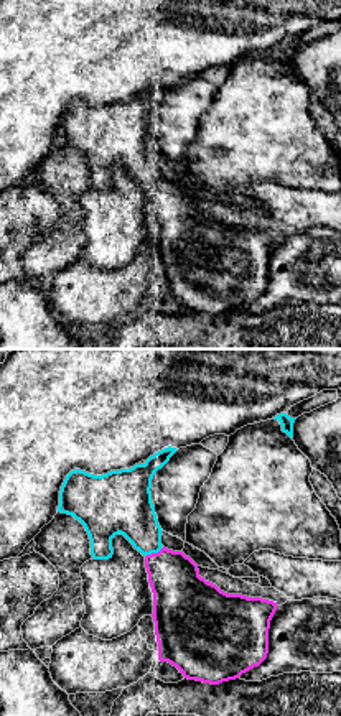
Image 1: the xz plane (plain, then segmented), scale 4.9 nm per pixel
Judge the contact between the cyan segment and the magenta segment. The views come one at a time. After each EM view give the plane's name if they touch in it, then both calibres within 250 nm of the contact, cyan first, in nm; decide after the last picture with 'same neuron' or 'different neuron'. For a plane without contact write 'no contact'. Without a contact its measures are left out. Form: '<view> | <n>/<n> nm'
xz | 260/280 nm

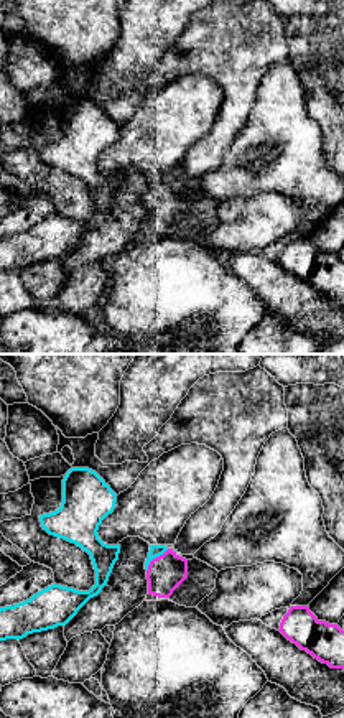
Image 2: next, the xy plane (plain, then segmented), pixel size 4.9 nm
xy | 60/180 nm

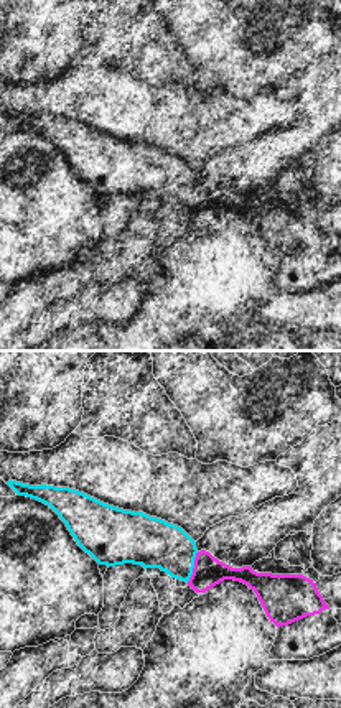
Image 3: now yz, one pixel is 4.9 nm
yz | 240/150 nm

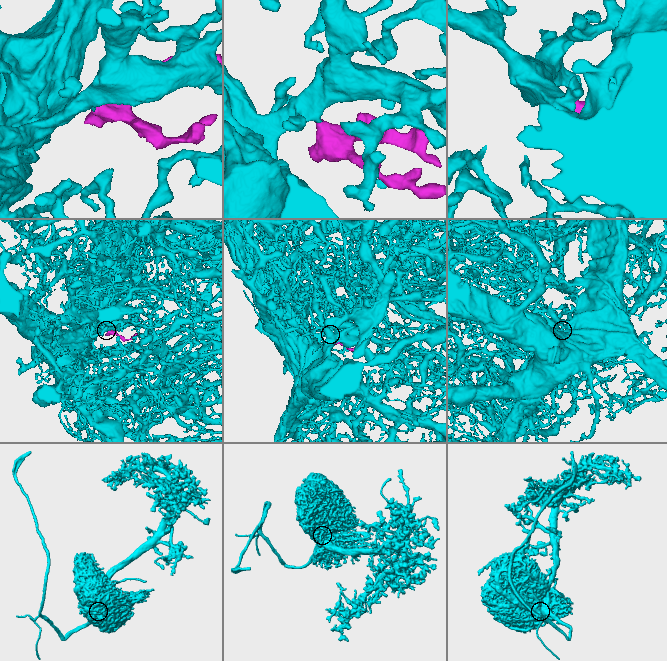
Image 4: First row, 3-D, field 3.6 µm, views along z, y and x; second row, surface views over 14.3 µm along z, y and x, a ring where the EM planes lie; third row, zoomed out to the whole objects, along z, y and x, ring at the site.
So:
same neuron

